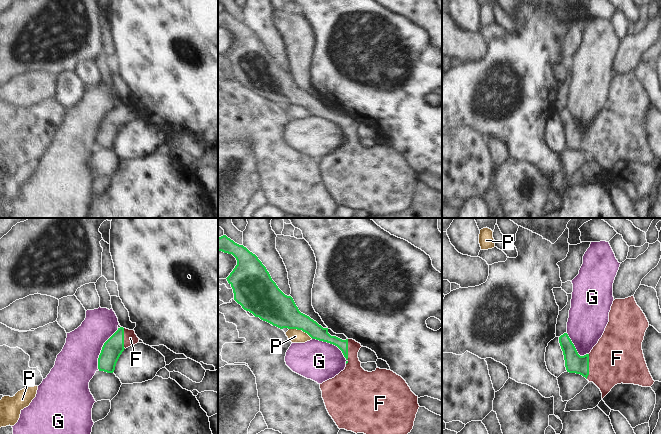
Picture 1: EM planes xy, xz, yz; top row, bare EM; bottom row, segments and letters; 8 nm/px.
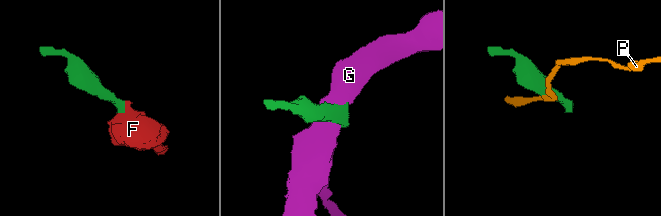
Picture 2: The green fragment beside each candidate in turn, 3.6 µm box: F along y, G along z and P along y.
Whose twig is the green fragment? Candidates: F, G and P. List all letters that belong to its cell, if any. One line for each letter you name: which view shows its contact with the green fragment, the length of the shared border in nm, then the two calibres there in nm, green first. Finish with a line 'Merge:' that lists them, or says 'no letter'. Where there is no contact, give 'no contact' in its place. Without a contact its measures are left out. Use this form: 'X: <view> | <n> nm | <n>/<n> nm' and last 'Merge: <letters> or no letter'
F: xz | 200 nm | 100/260 nm
Merge: F

